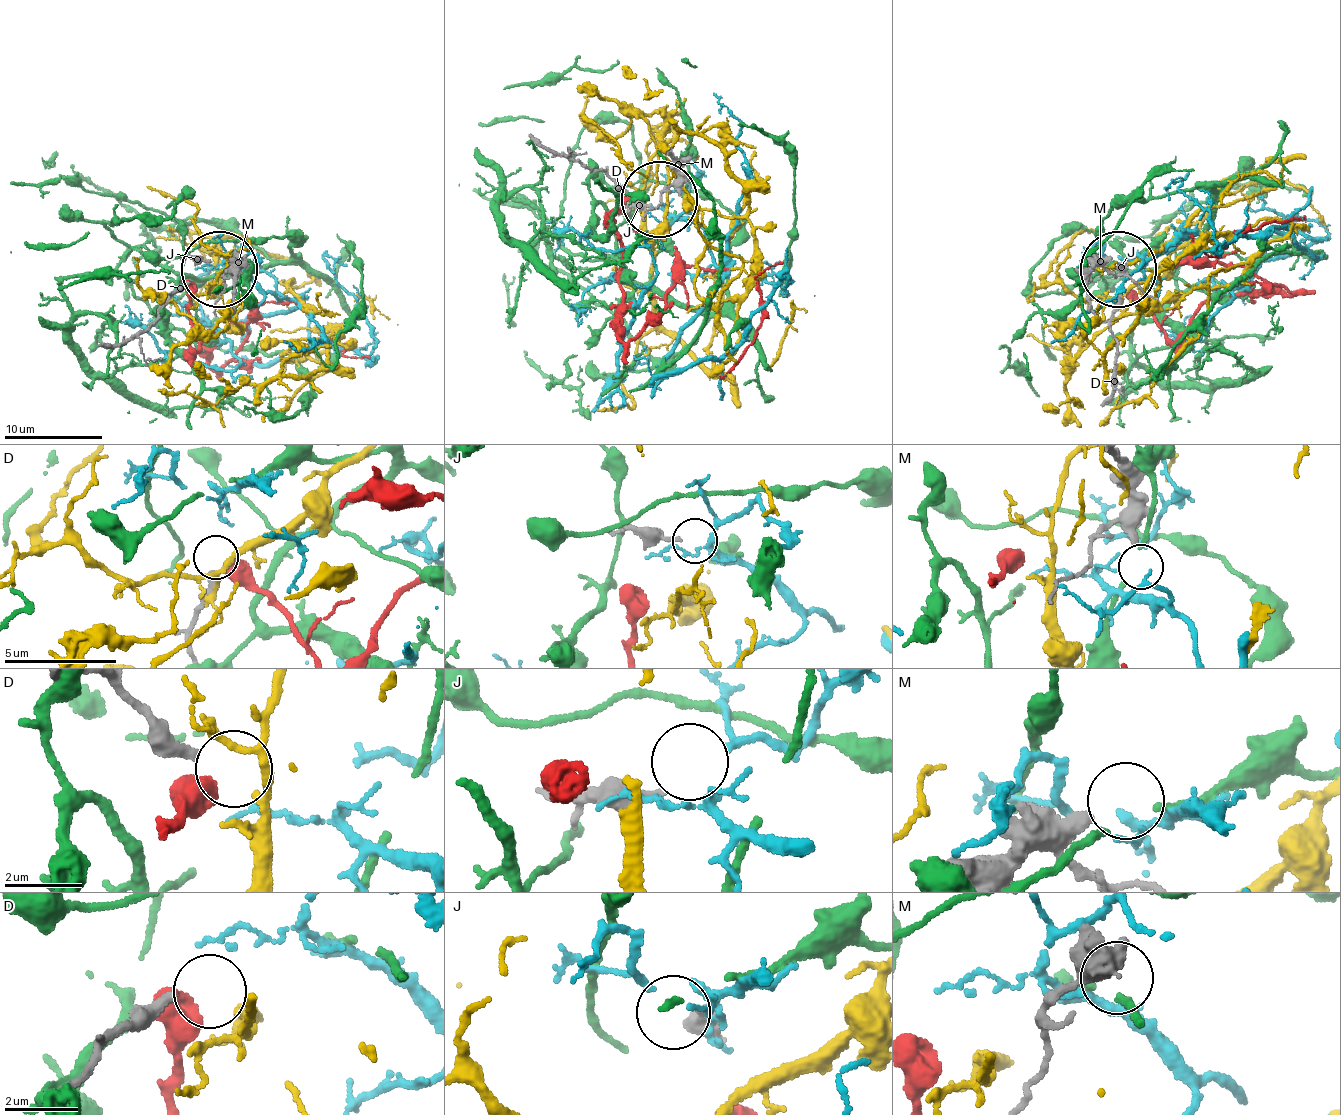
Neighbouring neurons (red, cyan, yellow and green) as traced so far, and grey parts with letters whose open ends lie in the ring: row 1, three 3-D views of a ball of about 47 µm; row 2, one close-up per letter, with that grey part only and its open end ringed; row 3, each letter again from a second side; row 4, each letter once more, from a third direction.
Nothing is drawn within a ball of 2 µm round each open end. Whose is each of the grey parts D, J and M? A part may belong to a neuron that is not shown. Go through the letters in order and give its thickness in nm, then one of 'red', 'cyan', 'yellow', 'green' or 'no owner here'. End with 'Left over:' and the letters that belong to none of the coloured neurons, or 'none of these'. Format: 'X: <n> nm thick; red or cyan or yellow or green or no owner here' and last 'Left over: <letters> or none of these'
D: 320 nm thick; yellow
J: 160 nm thick; cyan
M: 380 nm thick; no owner here
Left over: M

